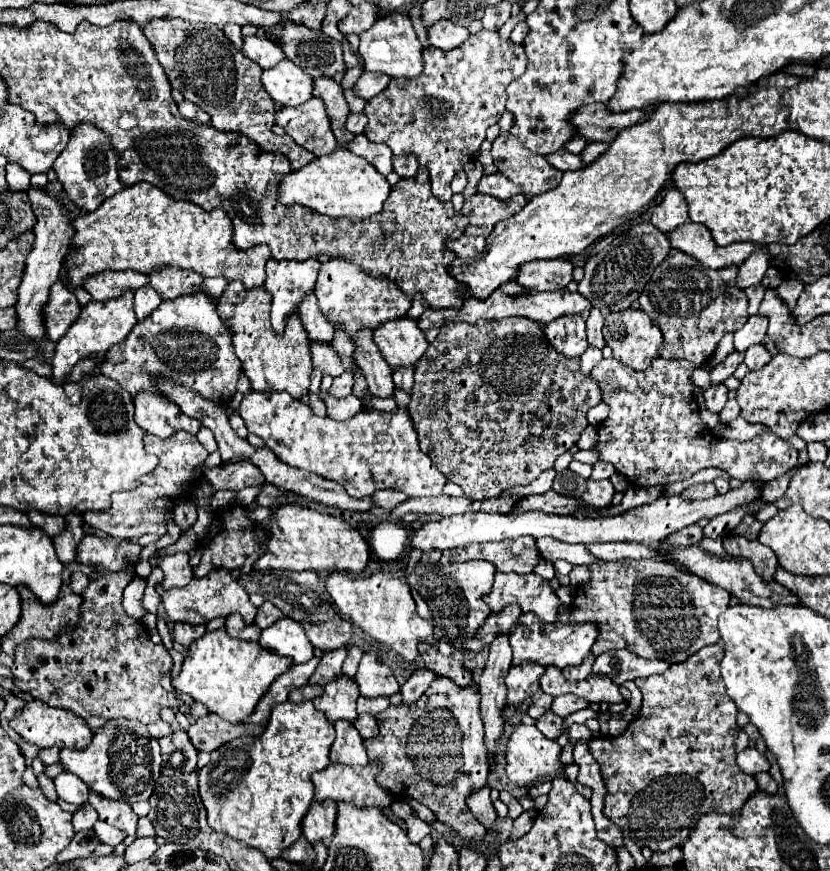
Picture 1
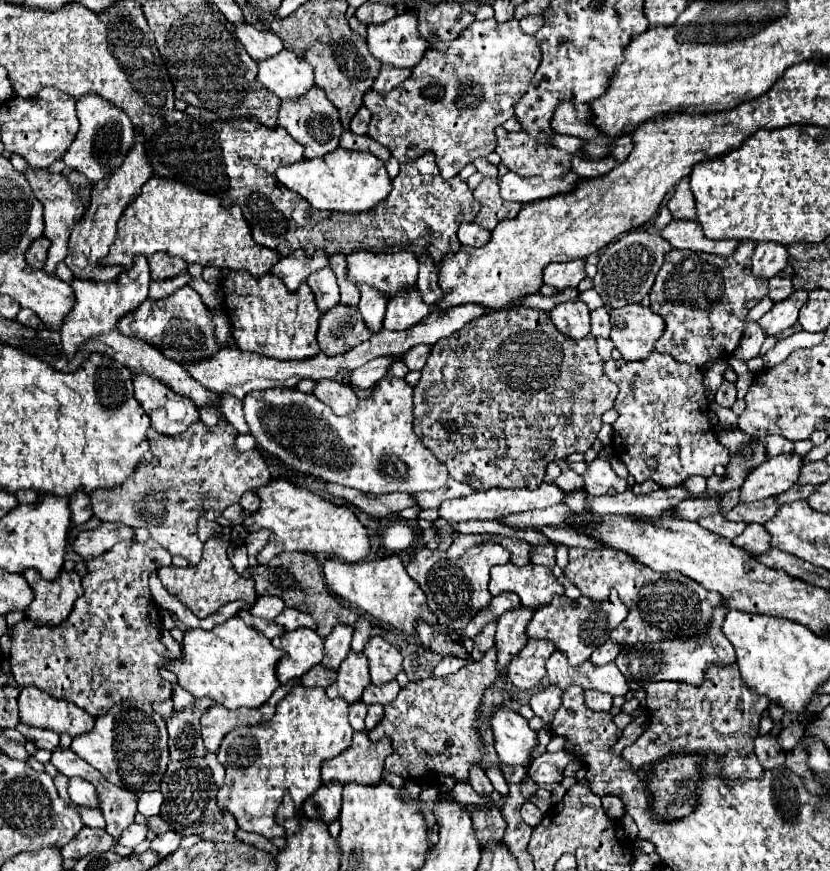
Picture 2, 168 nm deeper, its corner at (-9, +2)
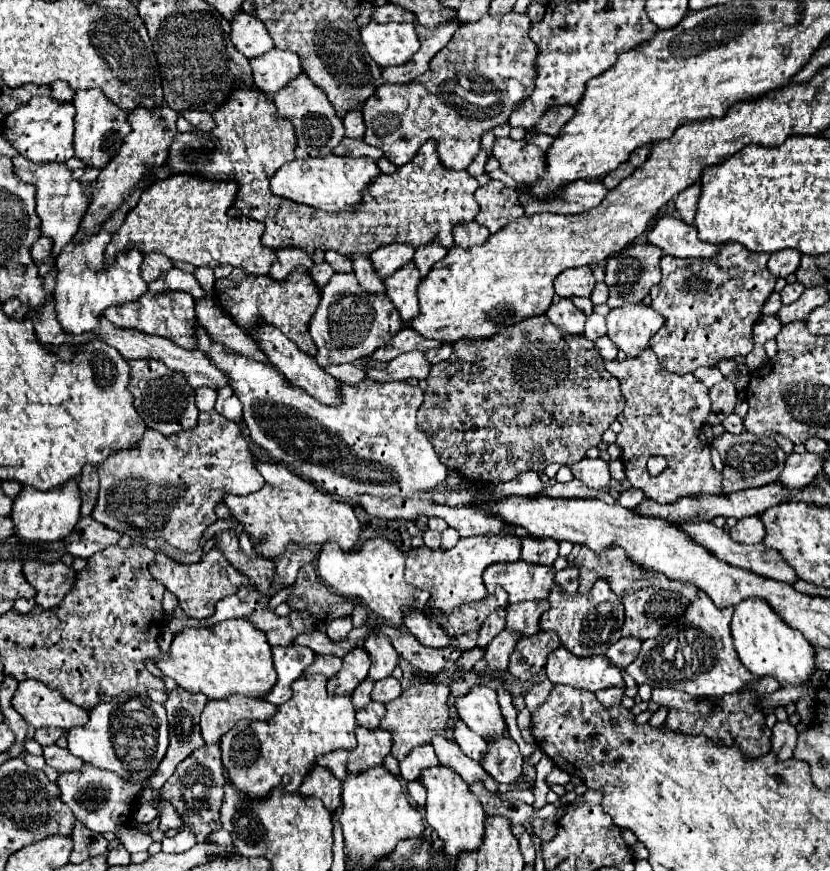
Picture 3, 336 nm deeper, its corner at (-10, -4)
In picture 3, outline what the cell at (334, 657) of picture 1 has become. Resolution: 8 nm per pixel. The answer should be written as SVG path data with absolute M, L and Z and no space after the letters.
M338 618L334 622L328 624L326 628L326 634L332 642L340 642L340 640L346 640L348 638L348 632L352 630L352 618Z

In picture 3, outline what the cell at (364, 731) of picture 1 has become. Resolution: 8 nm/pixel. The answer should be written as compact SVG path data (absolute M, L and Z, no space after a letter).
M370 702L364 710L356 712L356 720L358 720L360 726L374 730L374 728L380 726L380 720L384 718L384 714L386 714L386 708L384 708L382 704L378 704L378 702Z

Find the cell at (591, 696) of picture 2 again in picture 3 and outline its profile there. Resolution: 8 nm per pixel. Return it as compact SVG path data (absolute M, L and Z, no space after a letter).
M610 688L610 690L602 690L602 692L596 692L596 698L602 706L618 706L620 700L624 696L624 690L616 690L616 688Z

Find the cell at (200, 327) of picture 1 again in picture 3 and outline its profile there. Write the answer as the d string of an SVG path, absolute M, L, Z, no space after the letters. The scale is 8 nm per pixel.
M146 292L144 298L138 298L138 302L126 302L126 306L114 306L114 308L106 310L106 318L120 328L136 328L144 334L168 338L186 350L196 350L196 346L198 346L196 302L194 302L194 298L190 298L190 294L170 292L170 294L152 296L150 292Z

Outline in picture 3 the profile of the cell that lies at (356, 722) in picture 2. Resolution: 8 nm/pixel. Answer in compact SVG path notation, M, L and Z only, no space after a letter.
M364 680L364 682L354 690L354 694L352 694L352 704L354 704L354 710L356 710L356 712L358 712L358 710L362 710L362 708L370 702L372 686L374 686L374 682Z

